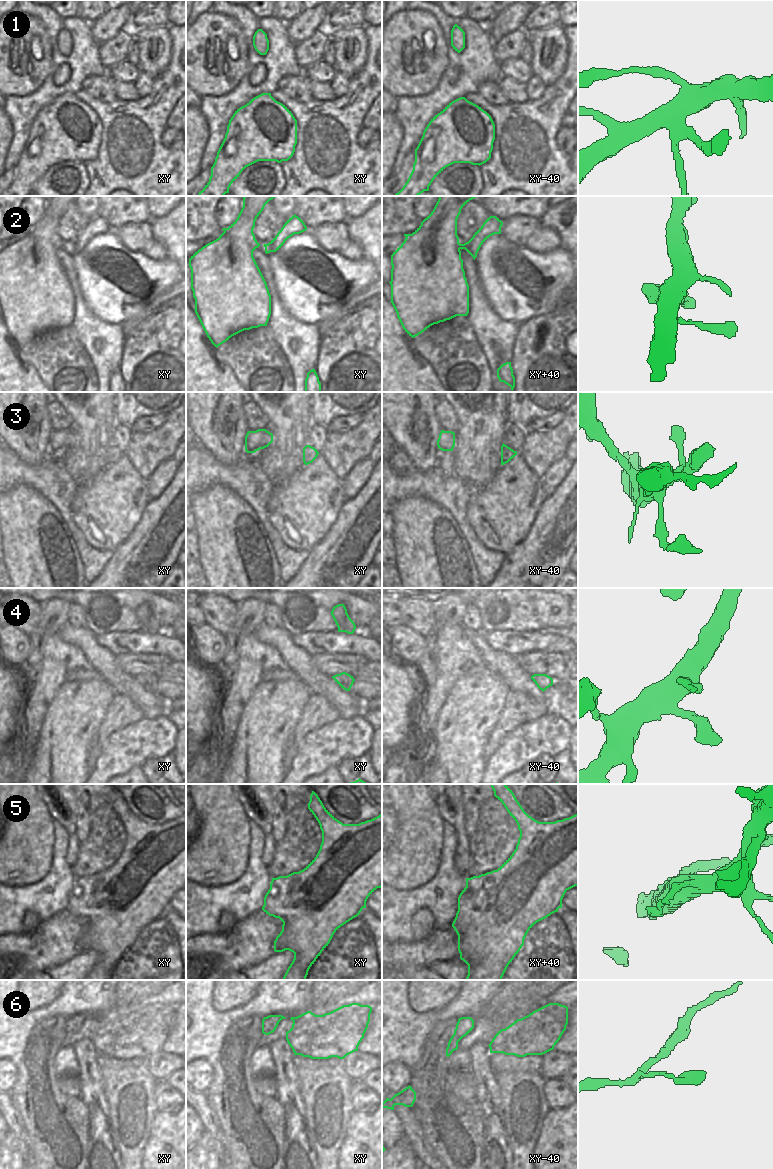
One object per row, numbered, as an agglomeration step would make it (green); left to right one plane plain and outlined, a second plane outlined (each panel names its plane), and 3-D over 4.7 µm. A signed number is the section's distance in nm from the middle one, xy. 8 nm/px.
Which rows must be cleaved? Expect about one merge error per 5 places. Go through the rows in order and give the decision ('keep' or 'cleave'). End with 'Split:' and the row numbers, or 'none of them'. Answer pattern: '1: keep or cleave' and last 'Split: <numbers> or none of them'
1: keep
2: keep
3: keep
4: keep
5: keep
6: keep
Split: none of them

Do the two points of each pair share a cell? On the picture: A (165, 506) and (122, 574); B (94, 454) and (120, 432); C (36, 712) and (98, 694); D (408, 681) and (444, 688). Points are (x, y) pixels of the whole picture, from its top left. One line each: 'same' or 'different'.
A: same
B: different
C: different
D: different

